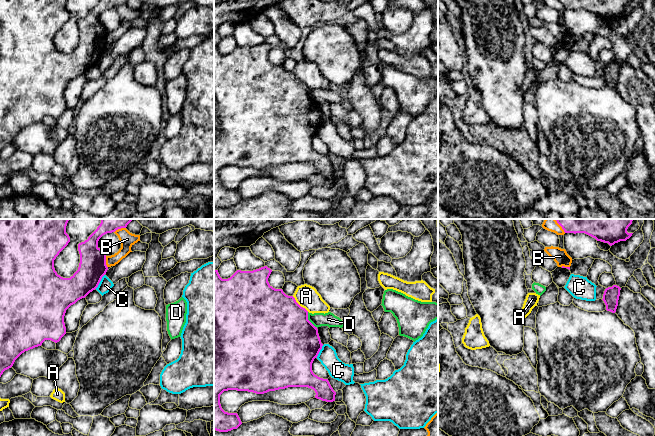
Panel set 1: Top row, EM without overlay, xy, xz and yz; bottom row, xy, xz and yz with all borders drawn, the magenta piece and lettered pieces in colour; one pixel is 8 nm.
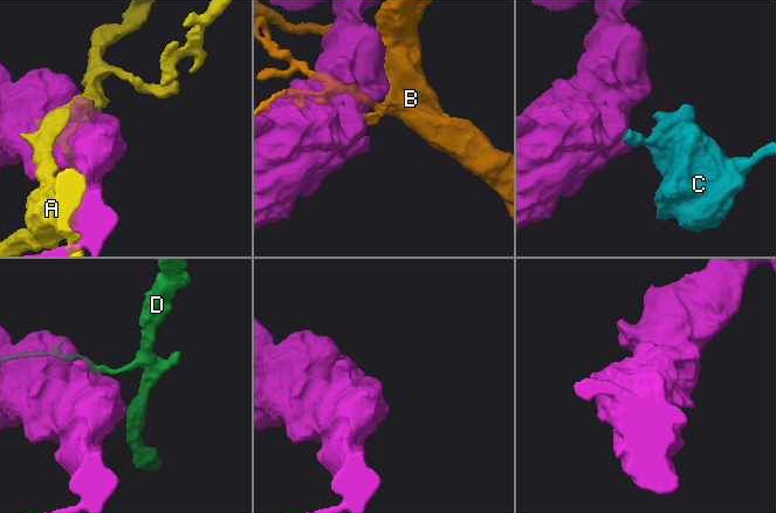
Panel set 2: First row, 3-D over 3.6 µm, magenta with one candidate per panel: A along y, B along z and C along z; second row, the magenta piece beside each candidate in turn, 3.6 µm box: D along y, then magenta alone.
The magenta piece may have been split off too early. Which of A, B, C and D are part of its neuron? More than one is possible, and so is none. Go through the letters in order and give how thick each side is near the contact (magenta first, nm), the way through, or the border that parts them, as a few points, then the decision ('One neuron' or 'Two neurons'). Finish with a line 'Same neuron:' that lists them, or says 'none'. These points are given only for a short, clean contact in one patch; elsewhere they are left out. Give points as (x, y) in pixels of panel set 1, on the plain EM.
A: Thickness 500 nm (magenta) against 180 nm. Two neurons
B: Thickness 220 nm (magenta) against 110 nm. Two neurons
C: Thickness 220 nm (magenta) against 110 nm. Boundary: xy (104, 50), (95, 64). Two neurons
D: Thickness 500 nm (magenta) against 110 nm. Two neurons
Same neuron: none

